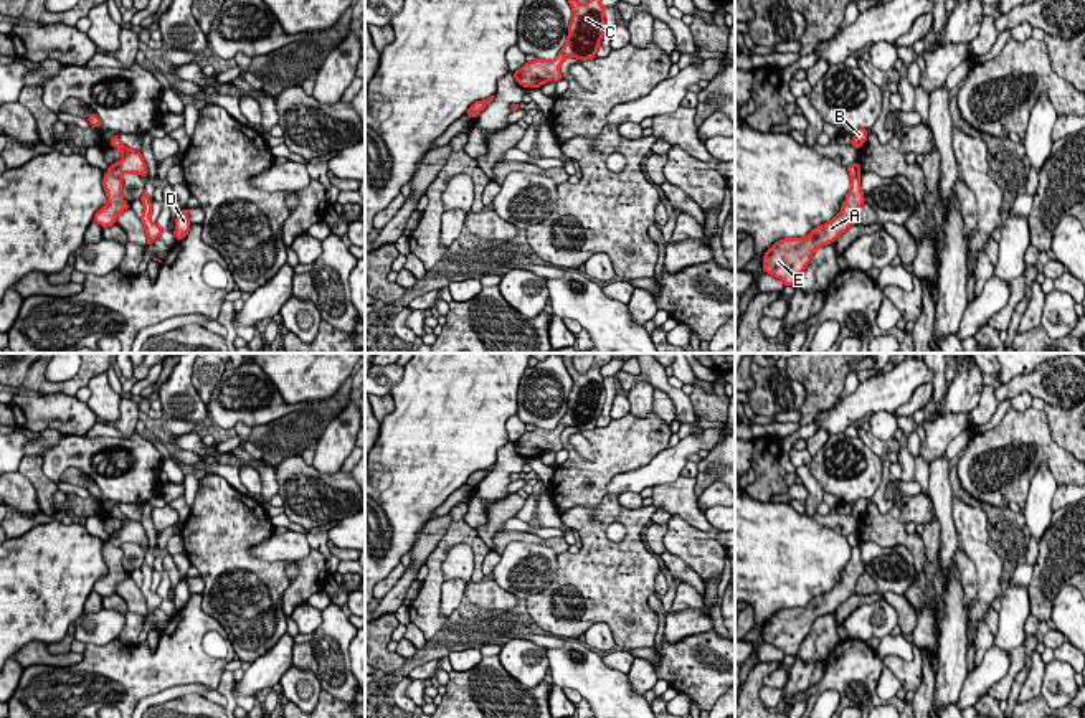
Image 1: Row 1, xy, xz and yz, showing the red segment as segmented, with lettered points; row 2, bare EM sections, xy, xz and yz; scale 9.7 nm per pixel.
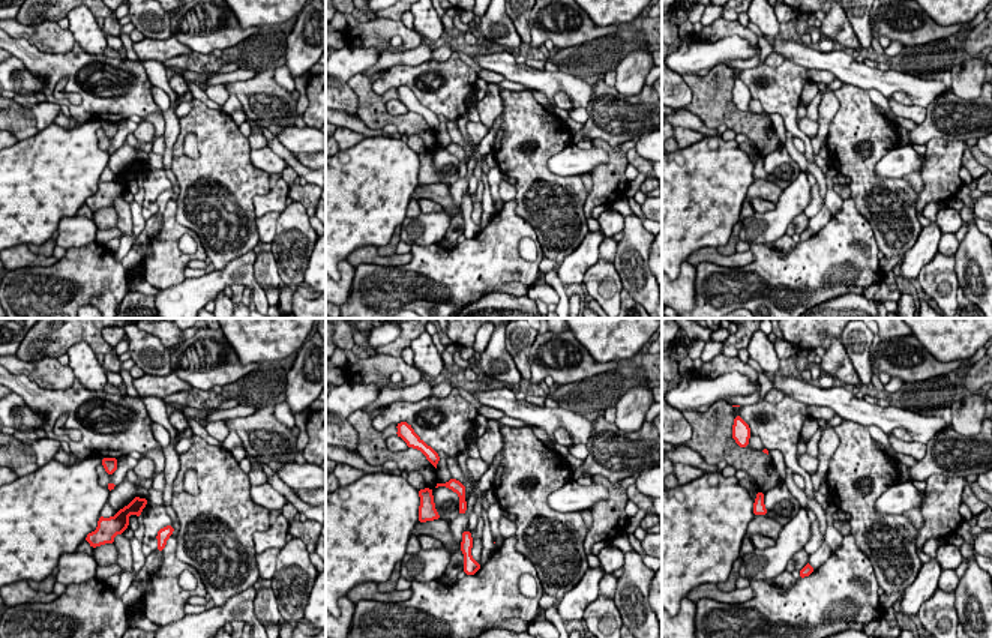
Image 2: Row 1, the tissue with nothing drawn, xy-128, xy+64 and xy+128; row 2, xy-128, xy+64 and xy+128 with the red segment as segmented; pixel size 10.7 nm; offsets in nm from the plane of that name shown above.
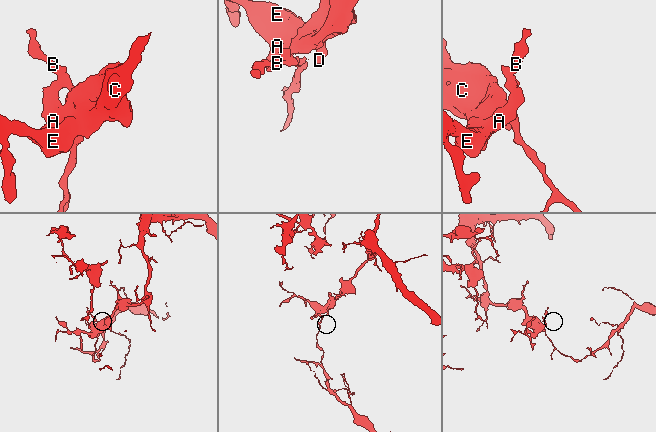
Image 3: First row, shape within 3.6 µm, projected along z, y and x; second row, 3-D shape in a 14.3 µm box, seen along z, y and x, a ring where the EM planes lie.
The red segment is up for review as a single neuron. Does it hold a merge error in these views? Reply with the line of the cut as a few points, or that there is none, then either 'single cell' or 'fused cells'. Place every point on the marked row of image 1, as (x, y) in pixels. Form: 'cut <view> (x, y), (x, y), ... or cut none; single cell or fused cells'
cut xy (108, 170), (119, 177); fused cells

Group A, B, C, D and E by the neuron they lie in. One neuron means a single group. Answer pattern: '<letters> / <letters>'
A C D E / B

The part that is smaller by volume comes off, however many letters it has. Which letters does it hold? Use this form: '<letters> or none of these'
B

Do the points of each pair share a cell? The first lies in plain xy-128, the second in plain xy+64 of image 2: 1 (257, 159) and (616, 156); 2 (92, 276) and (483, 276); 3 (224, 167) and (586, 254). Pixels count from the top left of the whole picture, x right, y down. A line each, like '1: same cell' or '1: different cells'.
1: different cells
2: same cell
3: different cells

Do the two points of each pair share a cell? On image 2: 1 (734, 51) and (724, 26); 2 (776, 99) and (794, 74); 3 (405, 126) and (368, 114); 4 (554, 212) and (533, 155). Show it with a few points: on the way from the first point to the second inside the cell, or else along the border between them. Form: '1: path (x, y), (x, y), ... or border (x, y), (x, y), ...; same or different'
1: border (694, 39), (742, 36), (757, 44); different
2: path (779, 93), (779, 89), (788, 80); same
3: path (396, 120), (377, 117); same
4: path (544, 198), (533, 182), (533, 168); same

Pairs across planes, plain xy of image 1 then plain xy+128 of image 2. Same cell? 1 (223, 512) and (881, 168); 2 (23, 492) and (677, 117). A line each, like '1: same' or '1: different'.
1: different
2: different

